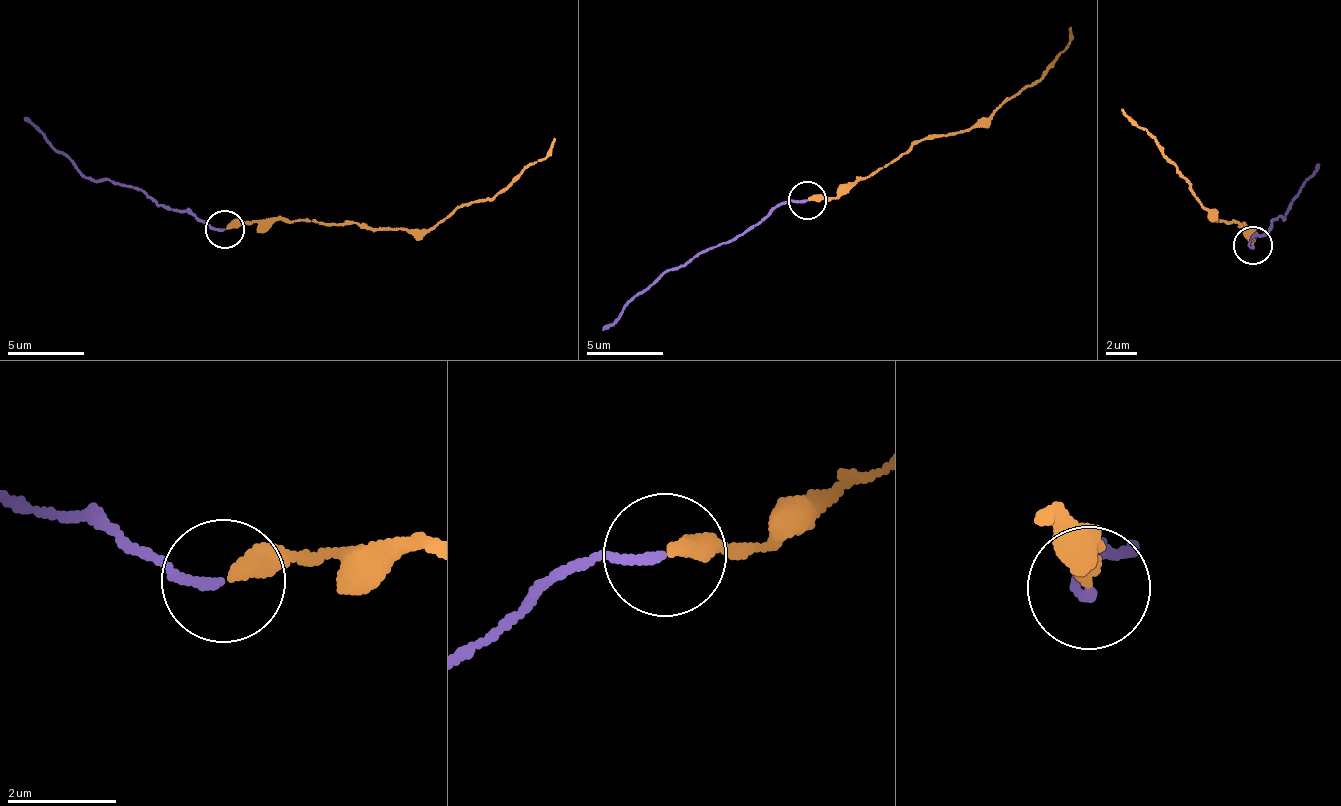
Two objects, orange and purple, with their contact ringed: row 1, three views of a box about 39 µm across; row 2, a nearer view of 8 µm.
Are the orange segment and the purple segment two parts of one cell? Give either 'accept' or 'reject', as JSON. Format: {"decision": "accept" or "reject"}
{"decision": "accept"}

